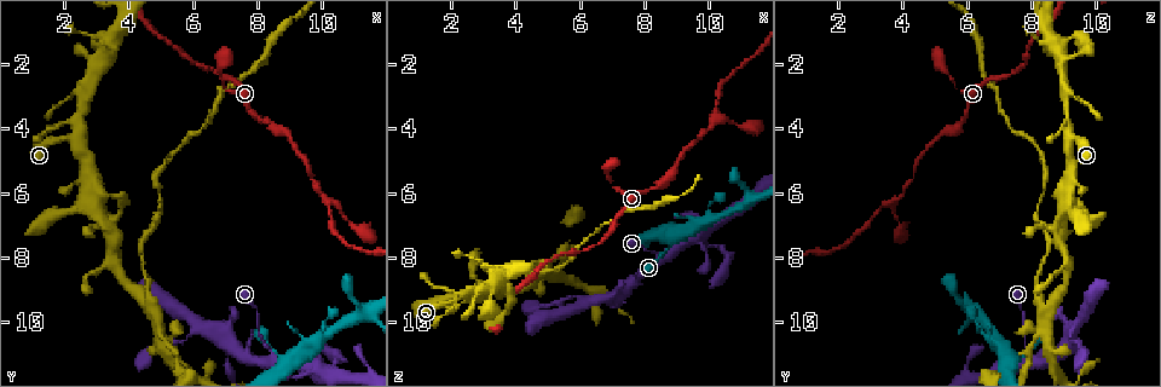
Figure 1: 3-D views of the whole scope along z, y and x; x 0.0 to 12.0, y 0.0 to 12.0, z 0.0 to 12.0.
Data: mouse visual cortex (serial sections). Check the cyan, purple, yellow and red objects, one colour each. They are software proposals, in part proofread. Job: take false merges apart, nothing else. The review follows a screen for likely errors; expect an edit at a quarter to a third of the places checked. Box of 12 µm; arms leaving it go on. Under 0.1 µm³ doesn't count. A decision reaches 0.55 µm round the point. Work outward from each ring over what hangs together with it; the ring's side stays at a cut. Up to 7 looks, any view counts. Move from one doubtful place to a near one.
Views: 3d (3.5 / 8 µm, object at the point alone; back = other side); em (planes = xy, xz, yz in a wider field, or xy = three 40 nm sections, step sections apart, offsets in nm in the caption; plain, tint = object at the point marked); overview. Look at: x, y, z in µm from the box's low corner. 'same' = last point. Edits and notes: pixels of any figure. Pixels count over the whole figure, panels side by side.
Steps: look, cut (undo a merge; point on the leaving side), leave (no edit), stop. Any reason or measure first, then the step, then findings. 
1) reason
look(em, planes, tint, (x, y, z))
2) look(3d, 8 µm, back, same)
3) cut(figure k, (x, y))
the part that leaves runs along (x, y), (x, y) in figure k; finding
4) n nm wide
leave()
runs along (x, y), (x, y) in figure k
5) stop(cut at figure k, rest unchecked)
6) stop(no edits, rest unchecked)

look(3d, 3.5 µm, (10.1, 6.2, 3.8))

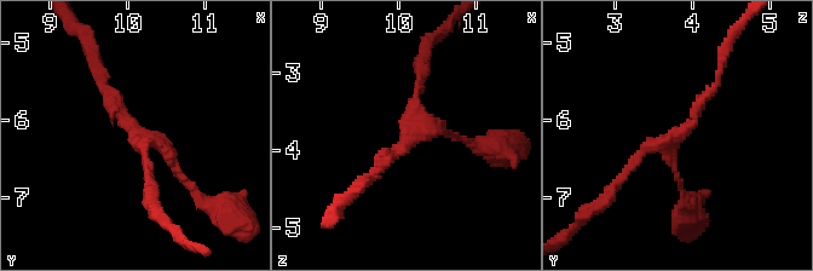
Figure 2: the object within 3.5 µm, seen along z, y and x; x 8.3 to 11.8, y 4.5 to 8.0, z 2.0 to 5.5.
3 arms; arms of 100, 150, 150 nm; shape alone is not enough
look(em, xy, step 1, tint, (10.15, 6.20, 3.75))

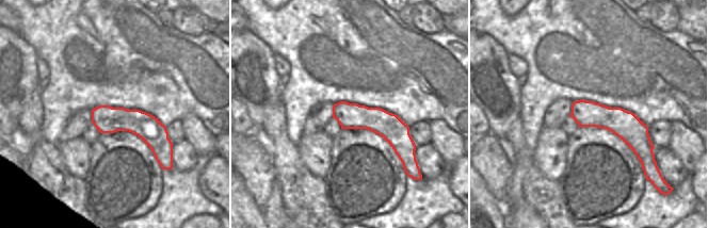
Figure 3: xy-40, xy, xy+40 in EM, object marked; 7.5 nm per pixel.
cut it another way
look(em, xy, step 3, tint, same)

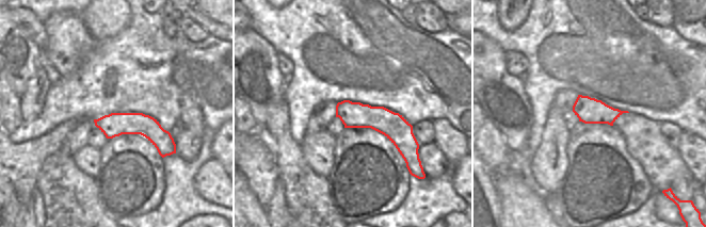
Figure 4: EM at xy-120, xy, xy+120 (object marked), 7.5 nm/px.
leave()
runs along (339, 106), (386, 122), (414, 149) in figure 4; continuous, no second cell

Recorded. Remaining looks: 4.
two arms in line, one across
look(3d, 3.5 µm, (11.2, 9.6, 6.2))

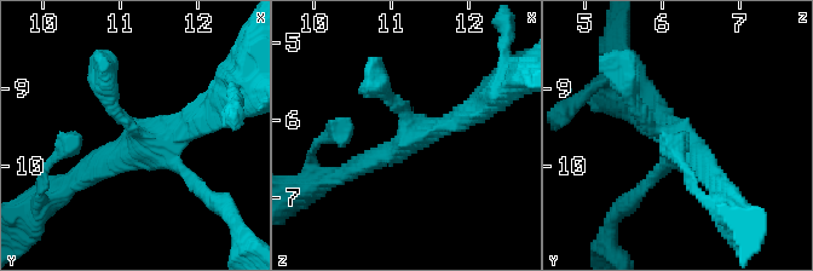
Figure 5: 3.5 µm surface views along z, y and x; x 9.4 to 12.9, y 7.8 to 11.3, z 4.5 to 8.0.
now the EM
look(em, xy, step 3, tint, (11.25, 9.65, 6.30))

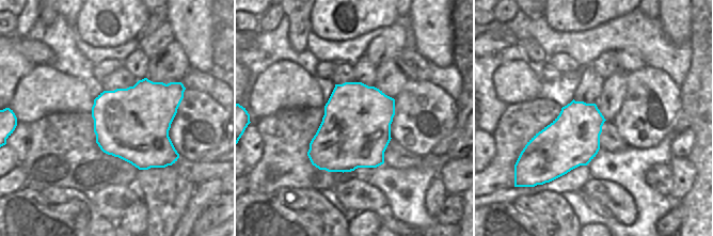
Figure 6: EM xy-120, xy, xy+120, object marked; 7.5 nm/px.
look(em, xy, step 5, tint, same)

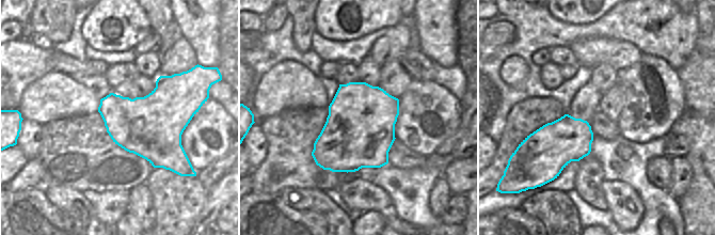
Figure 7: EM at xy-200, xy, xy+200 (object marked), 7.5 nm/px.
leave()
runs along (716, 178), (629, 96) in figure 5; all the same cell

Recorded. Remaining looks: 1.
stop(no edits, rest unchecked)

